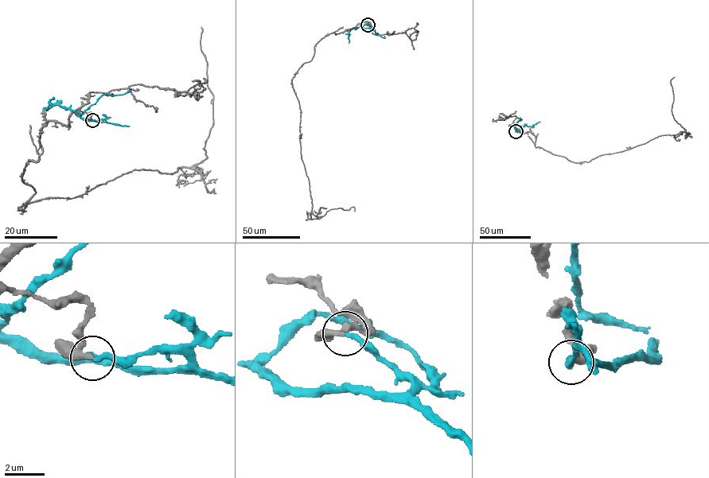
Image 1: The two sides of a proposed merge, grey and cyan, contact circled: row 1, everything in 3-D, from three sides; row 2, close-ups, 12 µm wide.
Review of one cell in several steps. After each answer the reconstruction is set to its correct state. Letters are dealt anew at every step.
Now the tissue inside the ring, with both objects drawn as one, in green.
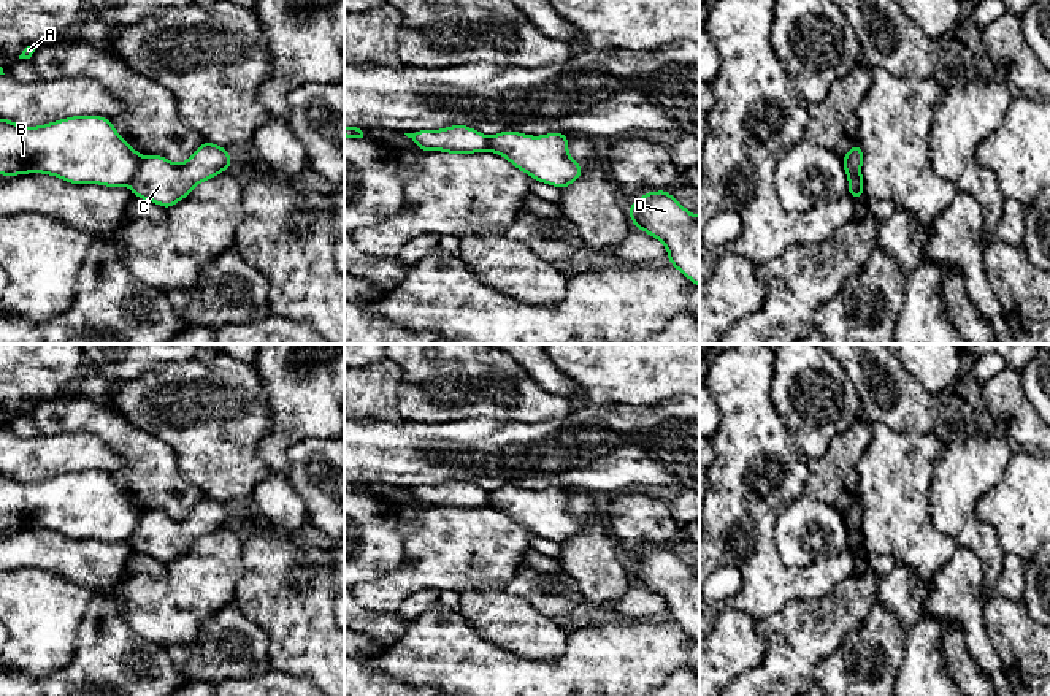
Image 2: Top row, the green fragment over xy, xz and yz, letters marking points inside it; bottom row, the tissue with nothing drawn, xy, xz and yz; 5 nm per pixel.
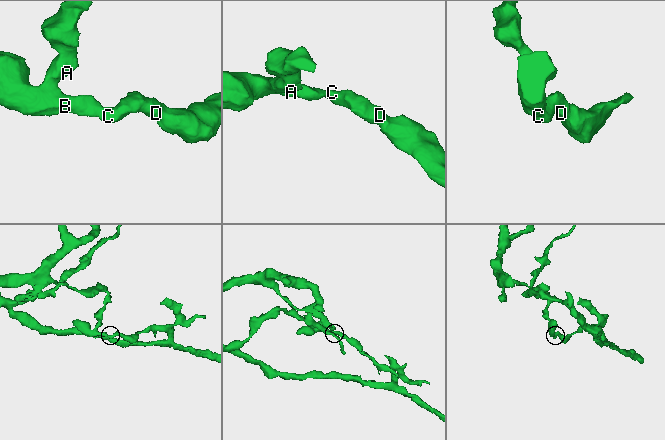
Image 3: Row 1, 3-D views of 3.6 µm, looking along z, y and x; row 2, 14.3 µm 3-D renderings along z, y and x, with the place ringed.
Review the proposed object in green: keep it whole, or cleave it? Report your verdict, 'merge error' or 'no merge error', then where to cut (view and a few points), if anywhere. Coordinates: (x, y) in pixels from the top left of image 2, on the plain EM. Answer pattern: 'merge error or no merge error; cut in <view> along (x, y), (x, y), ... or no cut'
merge error; cut in xy along (143, 512), (127, 539)

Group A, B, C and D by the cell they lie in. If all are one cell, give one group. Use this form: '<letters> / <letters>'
A B / C D

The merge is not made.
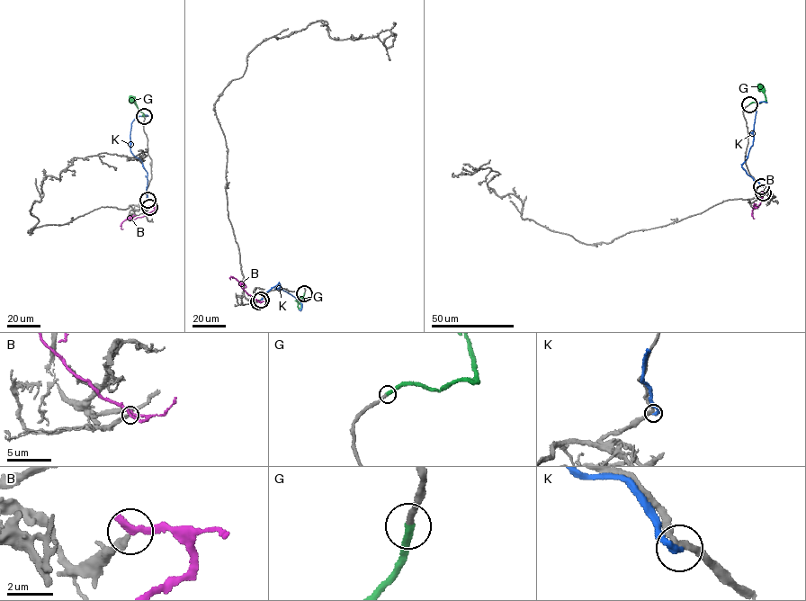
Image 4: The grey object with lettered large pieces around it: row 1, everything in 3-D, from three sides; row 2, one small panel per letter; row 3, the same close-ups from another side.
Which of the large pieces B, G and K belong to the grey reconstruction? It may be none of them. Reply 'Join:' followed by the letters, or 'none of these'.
Join: G

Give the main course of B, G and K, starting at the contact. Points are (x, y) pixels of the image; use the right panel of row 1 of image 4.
B: (763, 193), (760, 203), (752, 211), (755, 218)
G: (749, 104), (766, 100), (760, 84)
K: (761, 186), (741, 165), (753, 144), (757, 104), (766, 103)

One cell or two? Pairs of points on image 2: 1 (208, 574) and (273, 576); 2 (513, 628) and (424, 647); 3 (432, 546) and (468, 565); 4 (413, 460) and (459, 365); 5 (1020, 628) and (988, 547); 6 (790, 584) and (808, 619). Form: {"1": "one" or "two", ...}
{"1": "two", "2": "two", "3": "one", "4": "two", "5": "two", "6": "two"}

